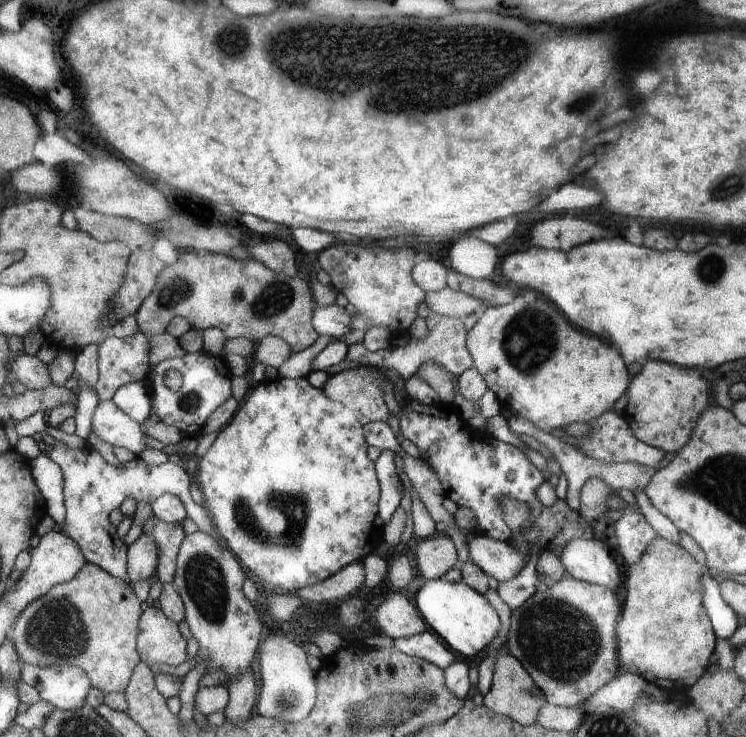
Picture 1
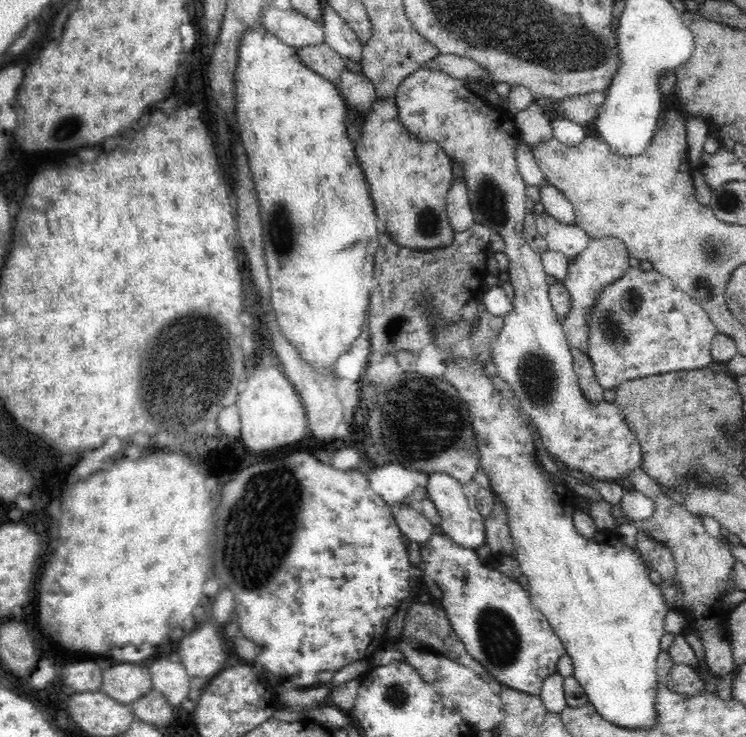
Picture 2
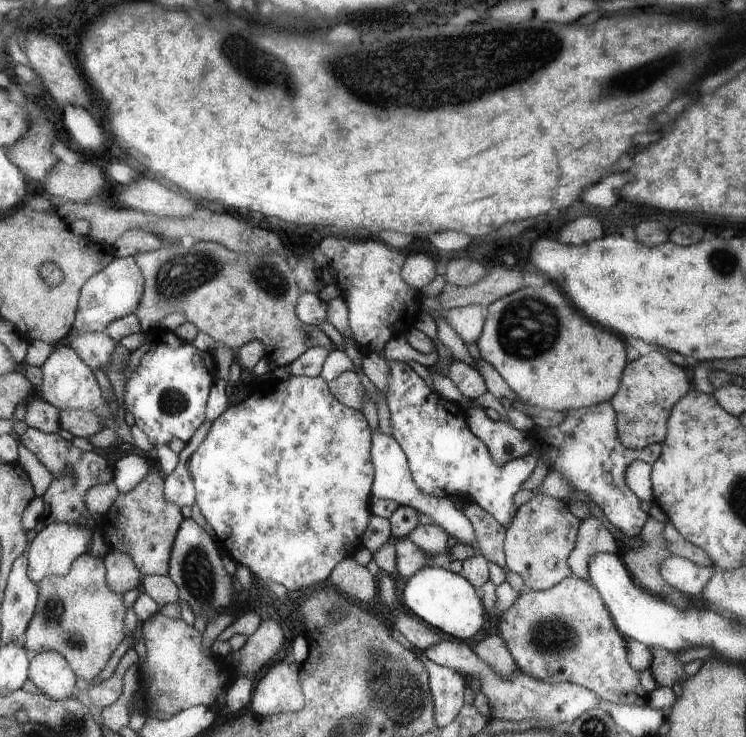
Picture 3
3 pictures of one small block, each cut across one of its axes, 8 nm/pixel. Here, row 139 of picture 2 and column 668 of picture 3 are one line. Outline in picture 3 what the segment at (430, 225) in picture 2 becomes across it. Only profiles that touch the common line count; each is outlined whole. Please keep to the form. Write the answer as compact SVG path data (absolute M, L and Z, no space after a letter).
M653 350L647 356L639 356L633 362L627 362L619 390L609 400L615 410L615 428L619 442L629 450L643 450L645 446L661 444L667 434L667 418L671 408L691 390L689 370L675 366L667 360L667 354Z

